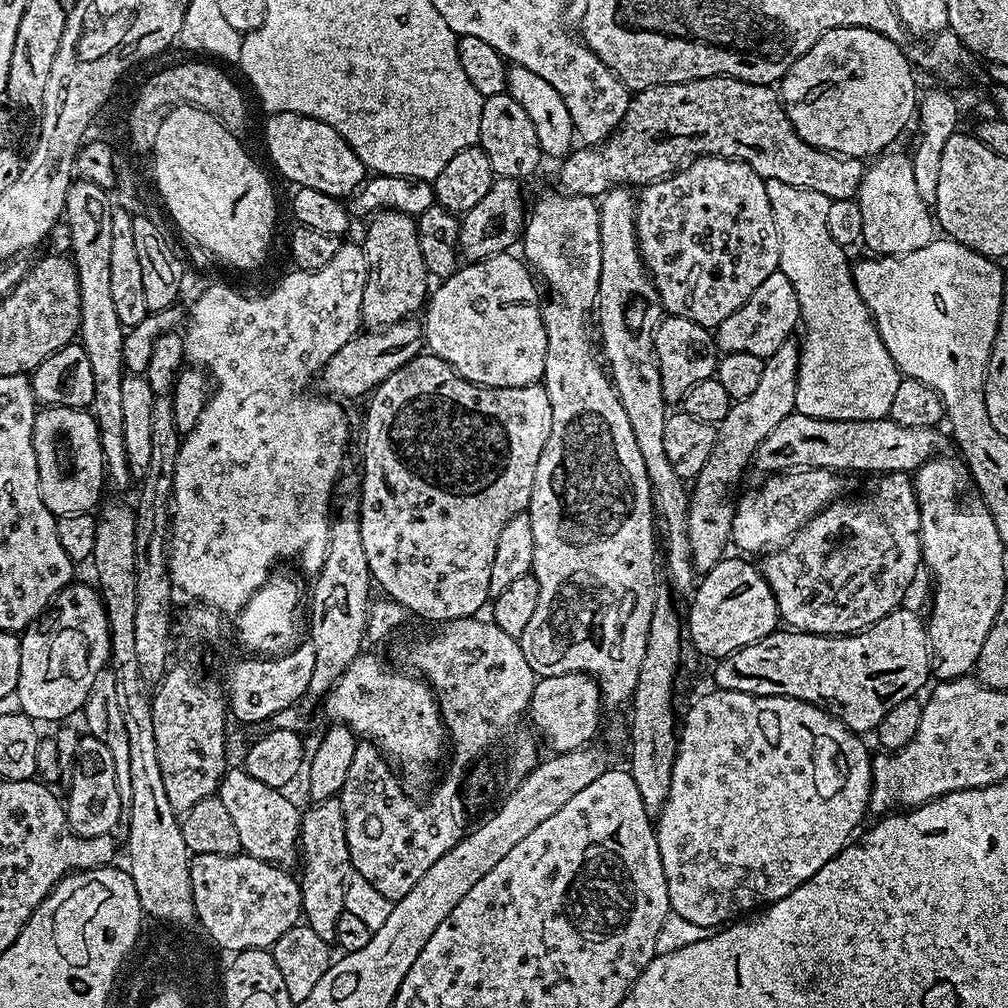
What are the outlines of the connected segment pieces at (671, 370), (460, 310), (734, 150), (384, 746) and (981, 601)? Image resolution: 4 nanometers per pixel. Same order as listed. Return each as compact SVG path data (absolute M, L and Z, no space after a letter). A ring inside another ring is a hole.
M665 315L656 327L656 366L665 401L683 401L686 390L703 380L713 379L718 363L718 349L713 333L690 318Z
M500 252L497 256L479 260L477 264L457 267L456 273L447 277L437 292L435 289L431 293L423 313L425 316L422 316L427 351L445 360L462 378L484 388L526 386L544 378L548 339L544 329L544 313L537 307L542 296L536 293L538 284L527 263L519 255L512 255Z
M711 76L701 80L687 80L681 84L655 84L641 88L628 101L628 109L615 132L602 144L576 146L563 157L563 191L573 196L599 198L617 186L643 186L664 180L680 171L697 156L721 156L750 166L763 180L787 182L789 186L802 186L818 190L834 202L856 200L856 191L864 177L865 161L851 156L840 156L810 146L794 130L790 118L780 101L780 93L767 84L751 84L732 76Z
M361 654L322 700L329 721L344 724L357 737L375 744L398 768L400 763L403 783L409 789L424 787L432 776L431 768L446 752L446 729L436 693L419 675L411 675L395 672L376 656Z
M937 454L931 460L917 468L914 473L916 501L920 511L920 546L922 564L932 571L936 579L936 589L932 592L932 617L927 617L928 651L930 653L930 672L937 681L956 680L969 675L982 654L986 634L998 618L1004 588L1004 552L1006 545L998 538L998 526L994 526L994 517L976 489L967 464L955 455Z

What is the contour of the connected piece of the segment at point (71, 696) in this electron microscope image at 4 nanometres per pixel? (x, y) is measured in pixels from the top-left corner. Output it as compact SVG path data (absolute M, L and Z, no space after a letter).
M73 582L56 595L49 609L20 636L21 673L14 693L19 711L37 722L64 720L83 709L86 698L96 685L96 676L109 663L112 647L108 637L108 614L100 593L91 583Z

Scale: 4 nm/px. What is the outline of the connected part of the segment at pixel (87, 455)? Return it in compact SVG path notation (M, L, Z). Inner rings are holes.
M66 406L41 407L34 418L34 454L38 458L38 482L42 502L59 518L66 514L92 512L101 503L100 491L105 491L104 459L98 438L98 426L91 411Z

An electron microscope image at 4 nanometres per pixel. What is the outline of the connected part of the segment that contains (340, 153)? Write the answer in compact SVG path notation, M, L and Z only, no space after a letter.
M273 112L264 124L264 148L272 164L296 188L322 190L322 194L348 198L366 180L364 164L336 133L334 126L318 118L293 112Z

